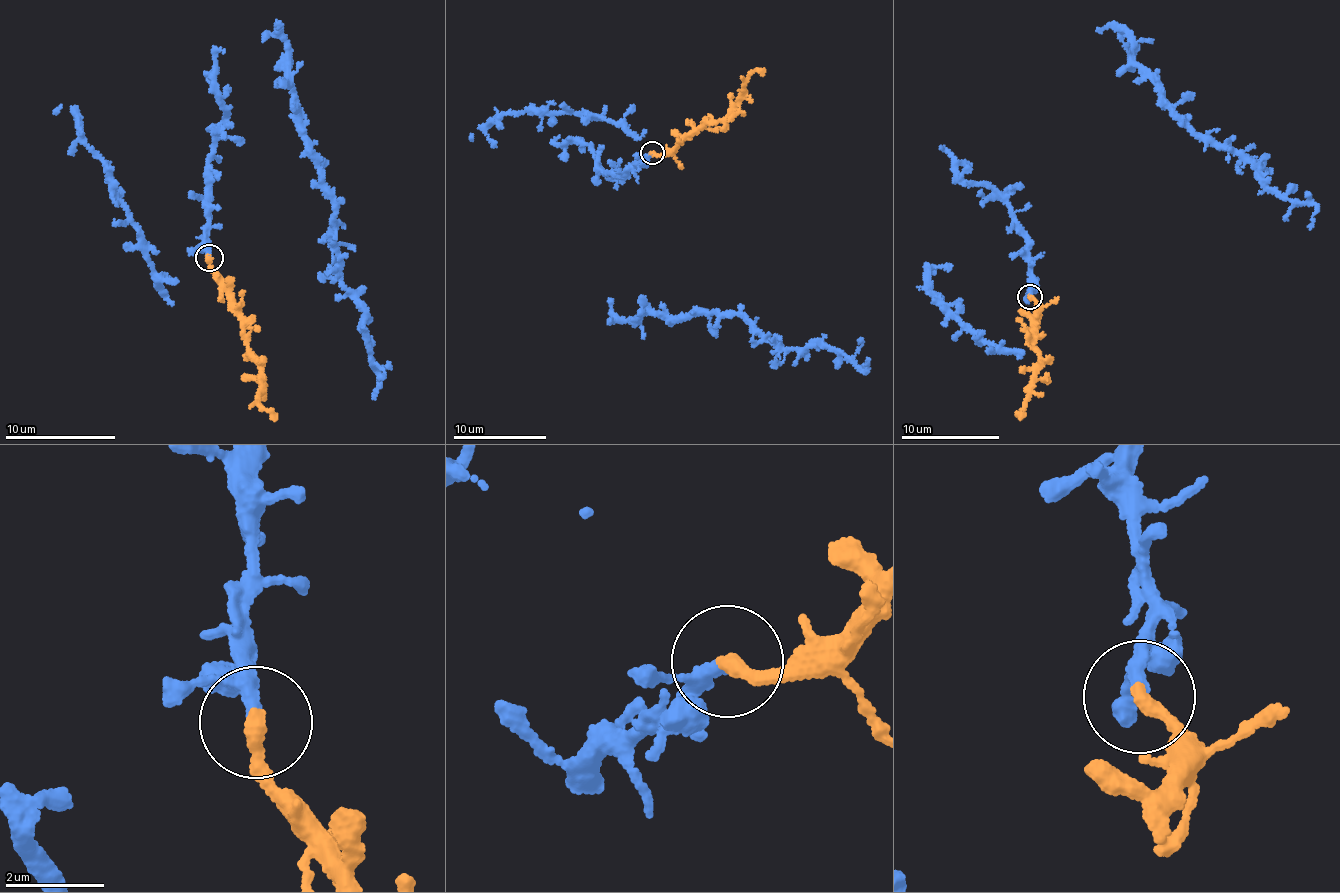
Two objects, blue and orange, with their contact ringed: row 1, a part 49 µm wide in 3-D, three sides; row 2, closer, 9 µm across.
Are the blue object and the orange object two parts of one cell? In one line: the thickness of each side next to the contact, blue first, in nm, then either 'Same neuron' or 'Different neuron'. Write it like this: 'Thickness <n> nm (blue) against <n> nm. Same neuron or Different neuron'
Thickness 190 nm (blue) against 300 nm. Same neuron

